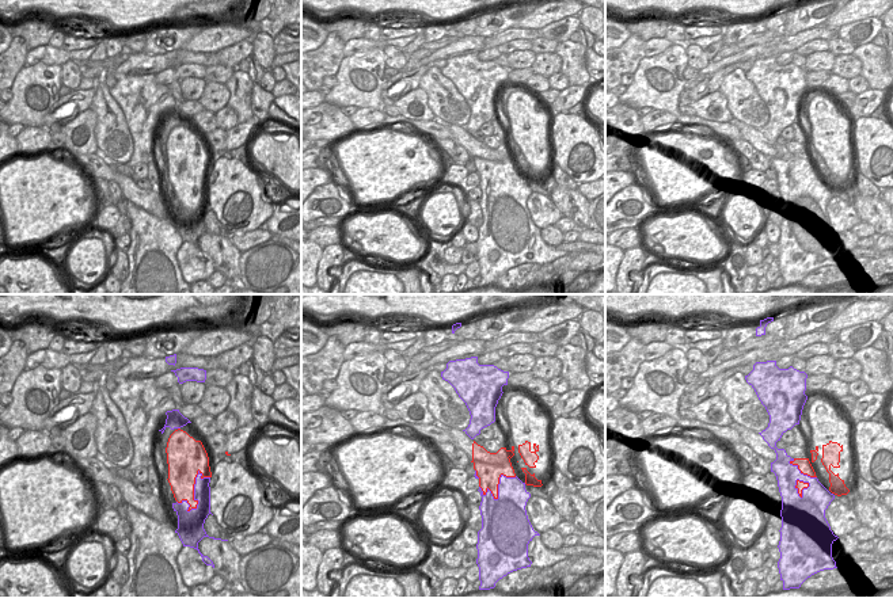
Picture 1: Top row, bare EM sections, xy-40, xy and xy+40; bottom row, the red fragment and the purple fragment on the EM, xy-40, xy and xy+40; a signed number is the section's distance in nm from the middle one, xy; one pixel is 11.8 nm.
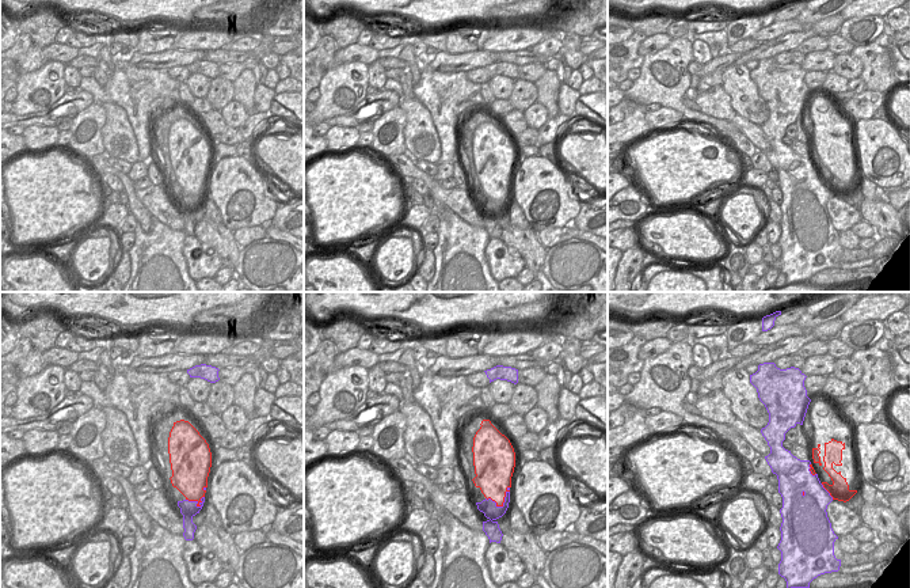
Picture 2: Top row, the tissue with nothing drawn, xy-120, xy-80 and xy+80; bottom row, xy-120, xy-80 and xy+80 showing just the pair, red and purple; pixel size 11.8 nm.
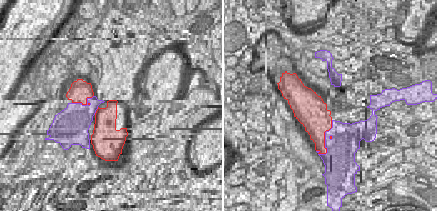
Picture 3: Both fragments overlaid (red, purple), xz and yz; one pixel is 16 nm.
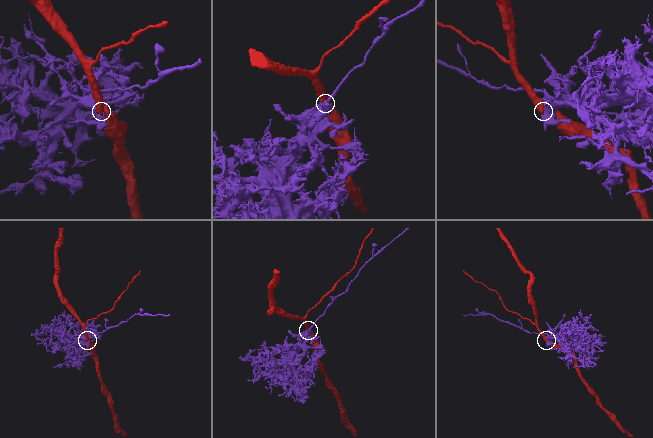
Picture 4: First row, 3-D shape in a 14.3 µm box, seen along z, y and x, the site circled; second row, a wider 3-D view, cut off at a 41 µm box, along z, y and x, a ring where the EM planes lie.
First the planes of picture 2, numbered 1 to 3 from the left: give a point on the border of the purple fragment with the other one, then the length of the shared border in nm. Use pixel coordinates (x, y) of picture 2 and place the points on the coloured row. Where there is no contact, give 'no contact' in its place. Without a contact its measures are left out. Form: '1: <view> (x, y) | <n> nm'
1: xy-120 (194, 500) | 220 nm
2: xy-80 (502, 504) | 320 nm
3: xy+80 (827, 490) | 240 nm

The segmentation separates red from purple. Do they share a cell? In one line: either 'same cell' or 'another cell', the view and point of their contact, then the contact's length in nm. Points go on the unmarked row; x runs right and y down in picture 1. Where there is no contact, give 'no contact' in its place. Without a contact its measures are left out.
another cell; contact xy-40 (193, 189); length 550 nm

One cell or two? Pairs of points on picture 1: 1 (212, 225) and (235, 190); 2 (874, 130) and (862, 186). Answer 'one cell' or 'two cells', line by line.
1: two cells
2: two cells

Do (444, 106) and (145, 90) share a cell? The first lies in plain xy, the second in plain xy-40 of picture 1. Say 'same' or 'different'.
different

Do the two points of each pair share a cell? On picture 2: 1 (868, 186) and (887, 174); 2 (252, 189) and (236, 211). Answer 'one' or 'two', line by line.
1: two
2: one

